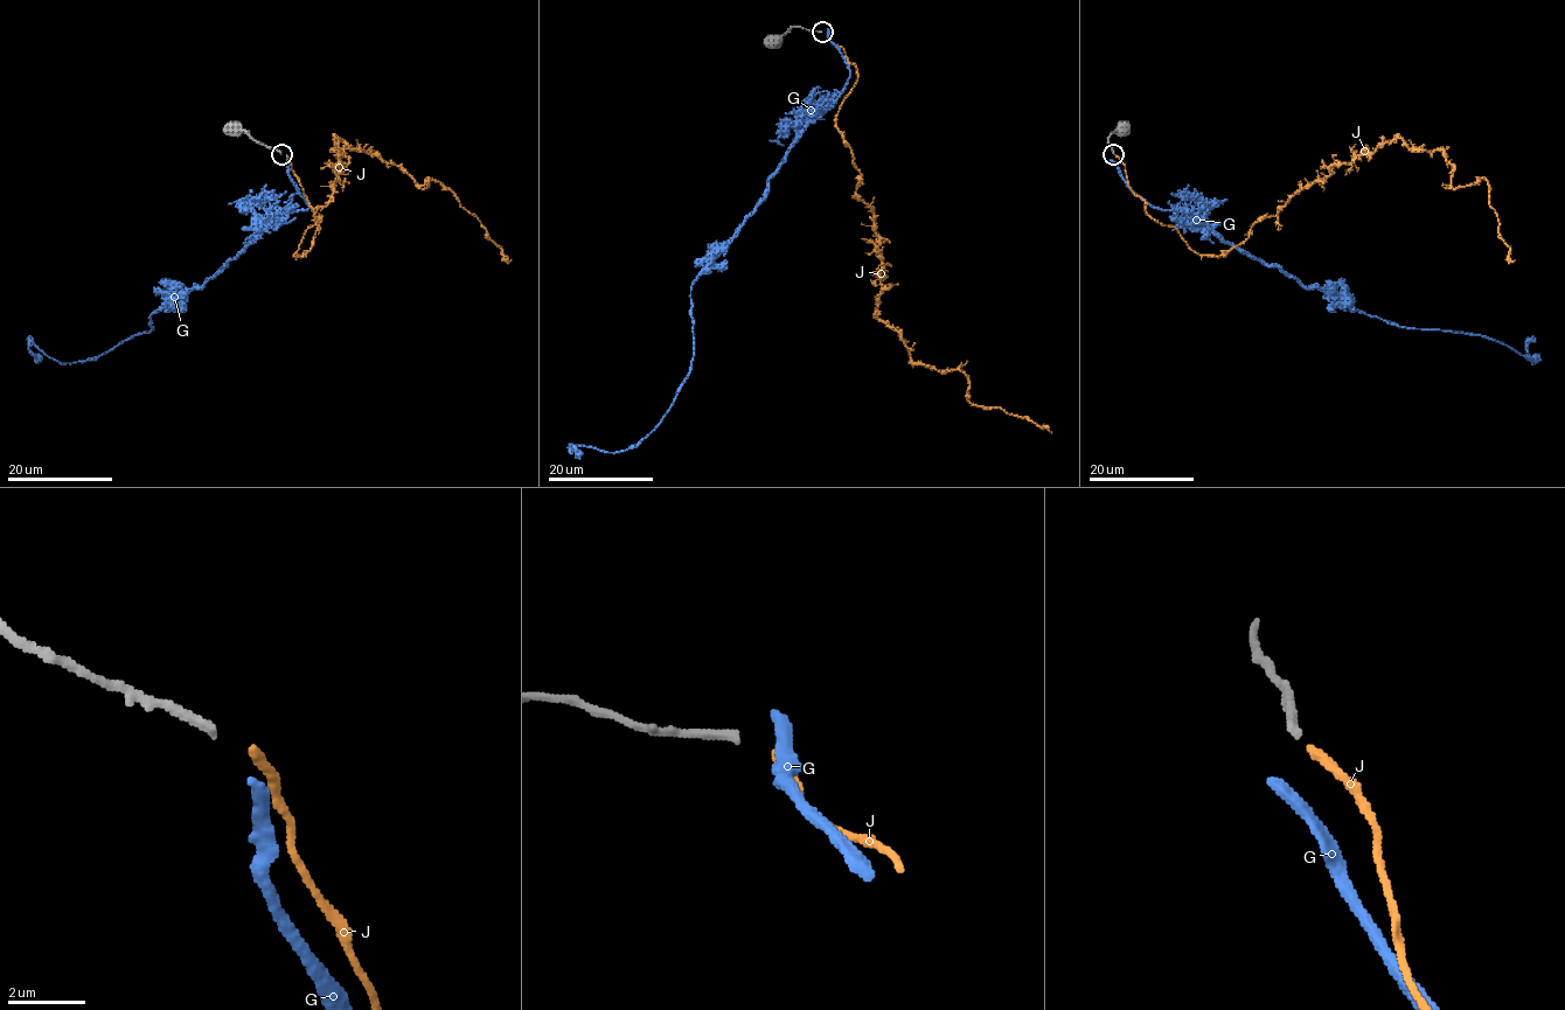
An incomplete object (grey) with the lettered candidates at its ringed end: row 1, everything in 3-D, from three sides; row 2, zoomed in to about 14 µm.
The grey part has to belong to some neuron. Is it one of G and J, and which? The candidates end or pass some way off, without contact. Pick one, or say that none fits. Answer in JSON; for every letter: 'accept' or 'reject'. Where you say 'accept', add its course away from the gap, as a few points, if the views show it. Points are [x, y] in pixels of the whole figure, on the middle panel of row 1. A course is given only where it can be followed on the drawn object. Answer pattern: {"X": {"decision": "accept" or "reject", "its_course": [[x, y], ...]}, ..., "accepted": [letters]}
{"G": {"decision": "reject"}, "J": {"decision": "accept", "its_course": [[827, 34], [856, 67], [836, 129], [878, 237], [877, 315], [913, 362], [962, 373], [968, 399], [1051, 432]]}, "accepted": ["J"]}

